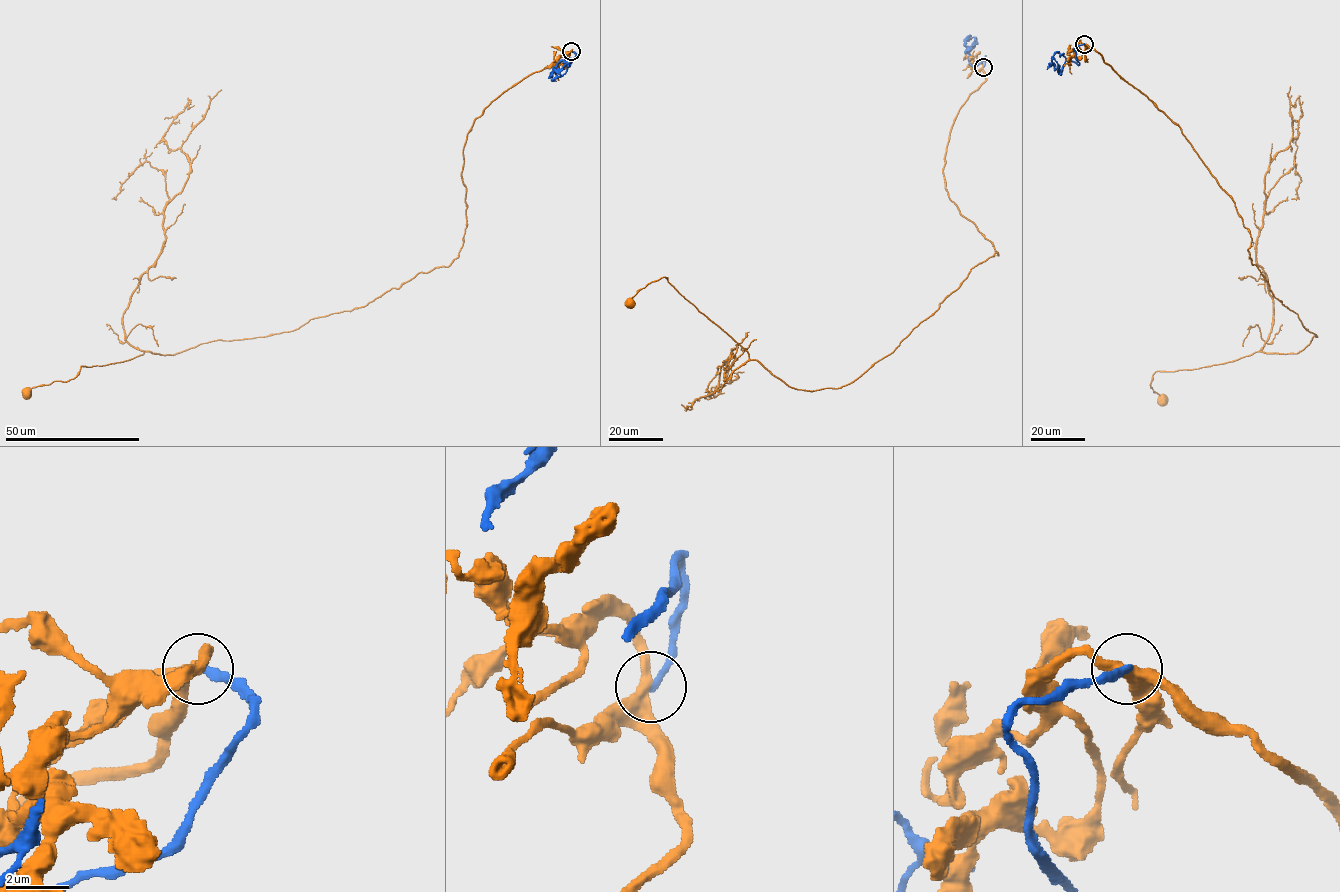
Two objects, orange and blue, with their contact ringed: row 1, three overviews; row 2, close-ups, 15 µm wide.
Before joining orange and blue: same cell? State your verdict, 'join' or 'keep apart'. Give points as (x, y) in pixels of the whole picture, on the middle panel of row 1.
keep apart

